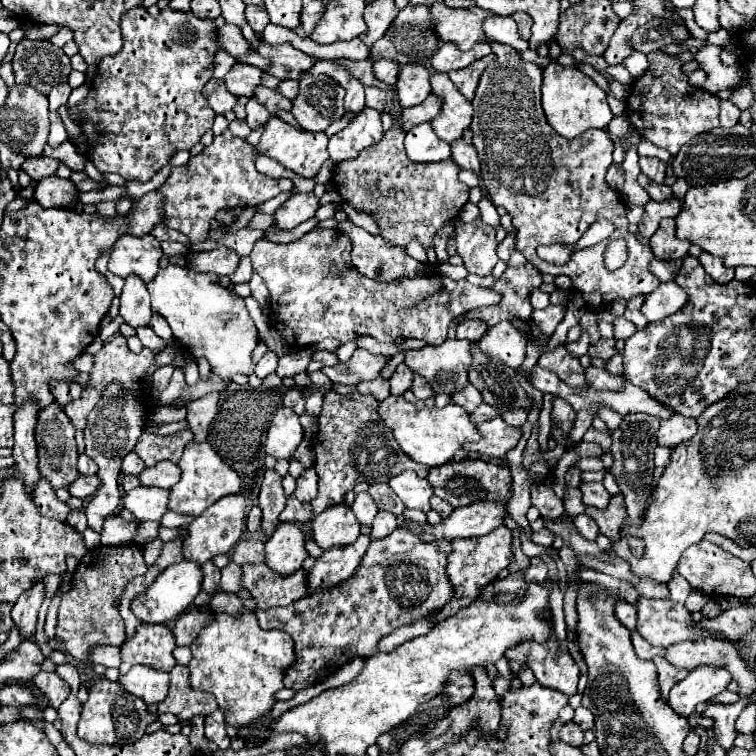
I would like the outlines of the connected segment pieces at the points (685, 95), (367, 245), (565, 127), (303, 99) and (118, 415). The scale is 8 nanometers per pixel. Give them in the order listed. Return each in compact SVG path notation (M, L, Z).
M653 51L647 57L651 63L647 73L633 81L633 89L627 95L627 117L645 139L677 155L691 137L720 126L720 99L699 87L691 87L687 75L681 71L683 63L671 55Z
M349 219L339 223L337 229L345 233L353 241L353 251L351 251L351 261L359 269L359 273L367 277L375 277L375 269L383 265L383 281L399 279L401 275L405 277L417 277L425 275L423 265L409 257L403 247L391 245L383 237L373 237L365 229L357 227Z
M551 61L543 69L543 111L549 121L549 125L567 139L577 137L579 133L587 129L605 129L607 123L613 119L613 113L607 105L607 95L603 89L585 73L573 67L563 67L555 61Z
M303 73L299 87L299 95L293 99L293 117L305 131L325 131L333 121L343 117L345 91L331 77Z
M107 385L107 389L101 393L97 407L87 415L87 425L83 429L85 453L99 465L97 477L101 479L101 485L99 485L99 493L95 493L95 497L87 505L85 515L89 527L95 529L97 533L103 527L103 519L119 511L121 493L119 493L117 479L121 475L121 461L127 453L135 449L145 427L145 415L141 403L143 401L139 401L139 389L125 389L123 385Z

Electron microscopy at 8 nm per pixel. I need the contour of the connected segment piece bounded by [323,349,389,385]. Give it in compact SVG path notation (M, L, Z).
M357 349L353 357L345 363L337 363L333 367L323 367L323 373L333 381L341 385L357 385L361 381L377 379L383 365L389 361L389 357L383 355L371 355L365 349Z

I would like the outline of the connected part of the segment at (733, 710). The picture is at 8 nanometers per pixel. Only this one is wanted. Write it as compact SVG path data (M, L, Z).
M739 701L739 703L721 703L721 705L711 705L707 707L705 715L709 715L715 723L713 723L713 731L715 731L715 739L719 741L719 745L723 749L731 749L733 747L733 739L737 737L735 731L735 719L737 715L743 711L747 703Z

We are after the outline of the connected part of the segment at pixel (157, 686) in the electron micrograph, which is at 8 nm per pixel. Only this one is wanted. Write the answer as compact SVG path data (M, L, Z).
M135 667L127 675L121 675L119 683L147 705L163 701L169 693L169 673L151 667Z

